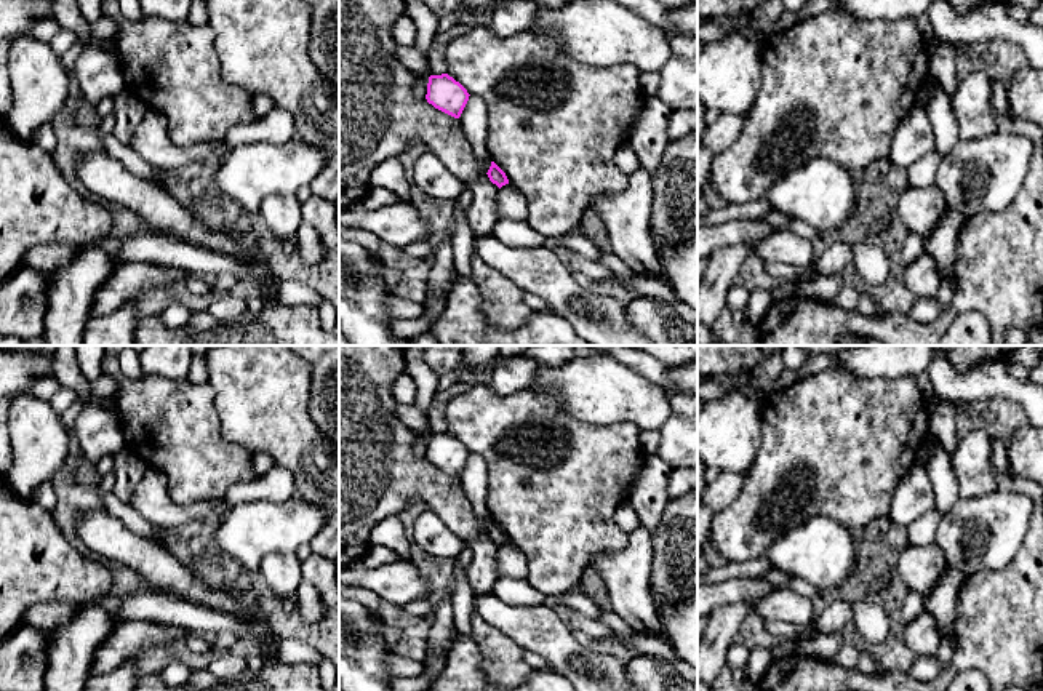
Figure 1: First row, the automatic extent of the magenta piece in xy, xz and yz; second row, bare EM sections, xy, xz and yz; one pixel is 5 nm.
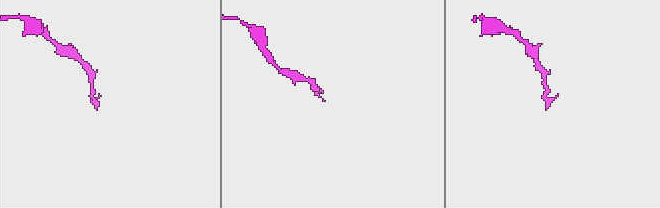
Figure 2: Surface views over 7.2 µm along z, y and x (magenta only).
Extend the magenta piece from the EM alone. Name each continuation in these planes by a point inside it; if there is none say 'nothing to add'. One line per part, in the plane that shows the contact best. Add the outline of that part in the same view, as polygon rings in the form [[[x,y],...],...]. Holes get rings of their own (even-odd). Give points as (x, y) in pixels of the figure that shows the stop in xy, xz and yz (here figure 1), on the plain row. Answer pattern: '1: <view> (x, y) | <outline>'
nothing to add

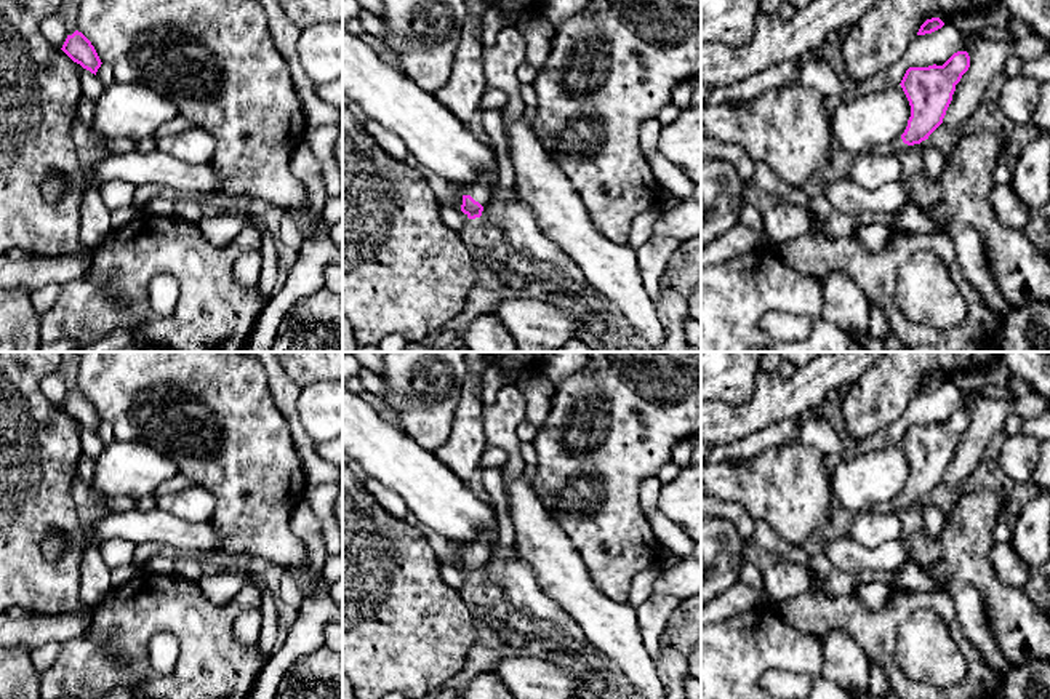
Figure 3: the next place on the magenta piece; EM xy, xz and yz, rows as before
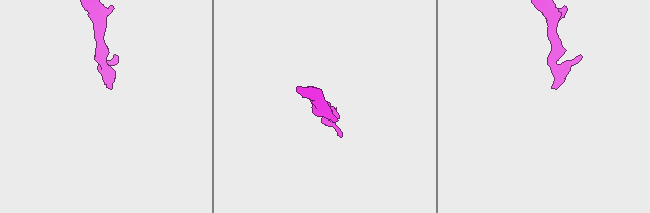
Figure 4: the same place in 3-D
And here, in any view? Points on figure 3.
1: xz (479, 549) | [[[495,529],[485,531],[477,541],[463,549],[464,553],[471,553],[482,565],[490,558],[490,542],[495,536]]]

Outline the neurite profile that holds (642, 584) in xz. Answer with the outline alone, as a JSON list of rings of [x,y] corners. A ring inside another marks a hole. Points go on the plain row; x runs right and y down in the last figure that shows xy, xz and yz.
[[[658,547],[658,563],[640,571],[631,582],[631,590],[627,597],[627,603],[639,609],[642,603],[645,603],[653,595],[655,581],[661,573],[659,563],[672,555],[667,549]]]

